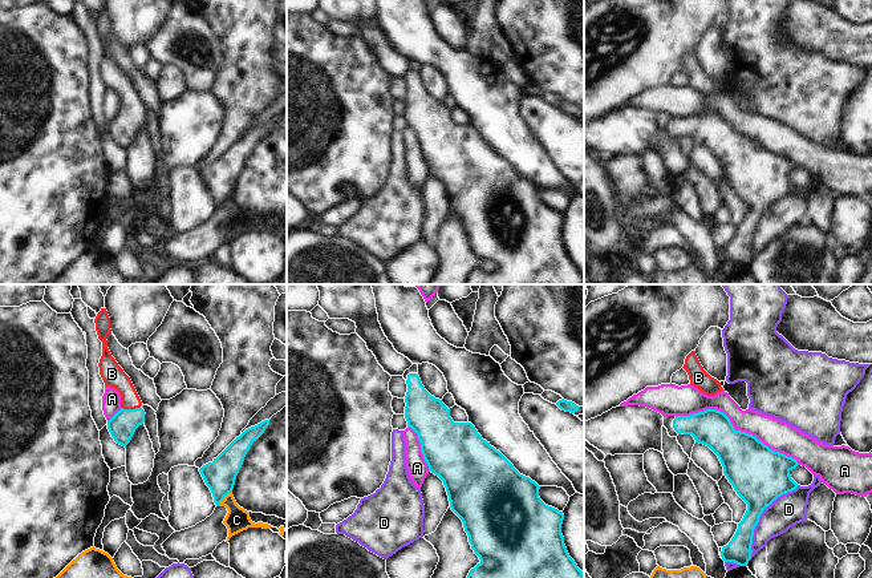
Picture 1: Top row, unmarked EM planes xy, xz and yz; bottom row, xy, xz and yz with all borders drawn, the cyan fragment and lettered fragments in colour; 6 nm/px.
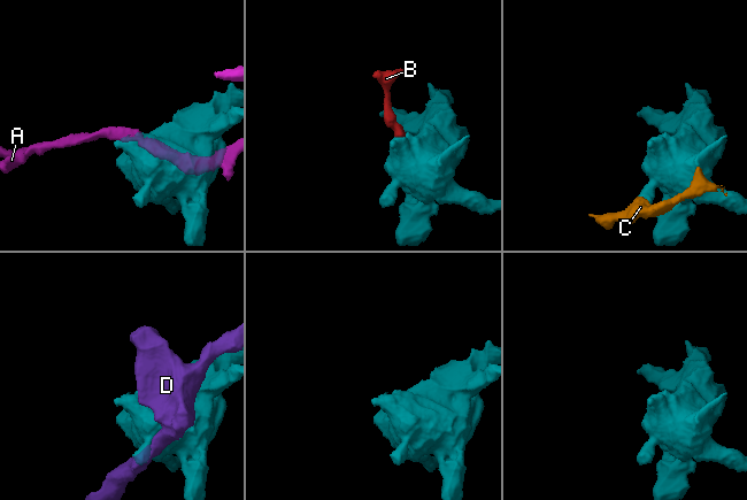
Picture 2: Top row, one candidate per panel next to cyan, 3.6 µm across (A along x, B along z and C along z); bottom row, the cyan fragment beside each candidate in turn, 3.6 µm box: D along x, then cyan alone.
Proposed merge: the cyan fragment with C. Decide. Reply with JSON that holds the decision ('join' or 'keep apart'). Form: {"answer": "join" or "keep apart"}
{"answer": "keep apart"}

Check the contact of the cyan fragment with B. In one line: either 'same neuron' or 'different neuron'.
same neuron

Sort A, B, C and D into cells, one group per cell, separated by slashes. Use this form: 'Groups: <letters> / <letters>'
Groups: A / B / C / D

